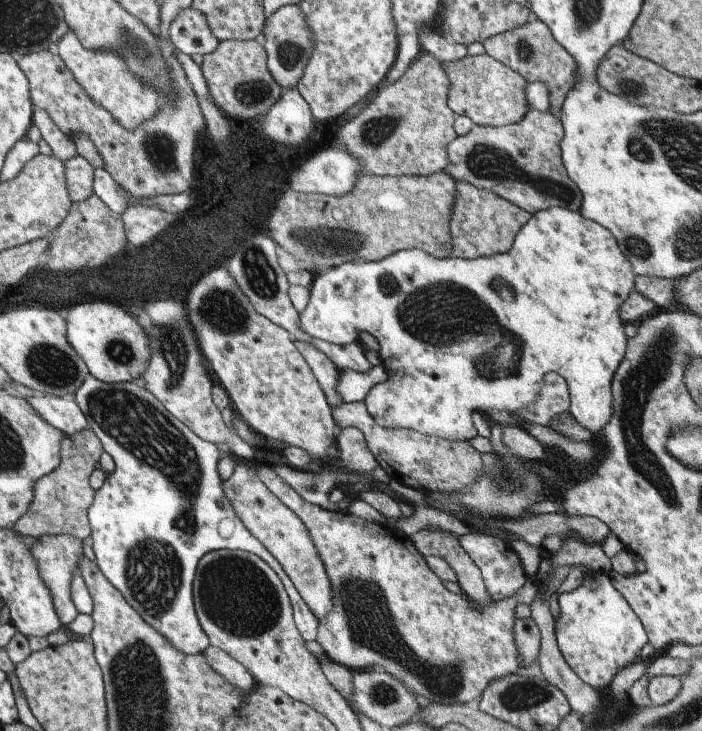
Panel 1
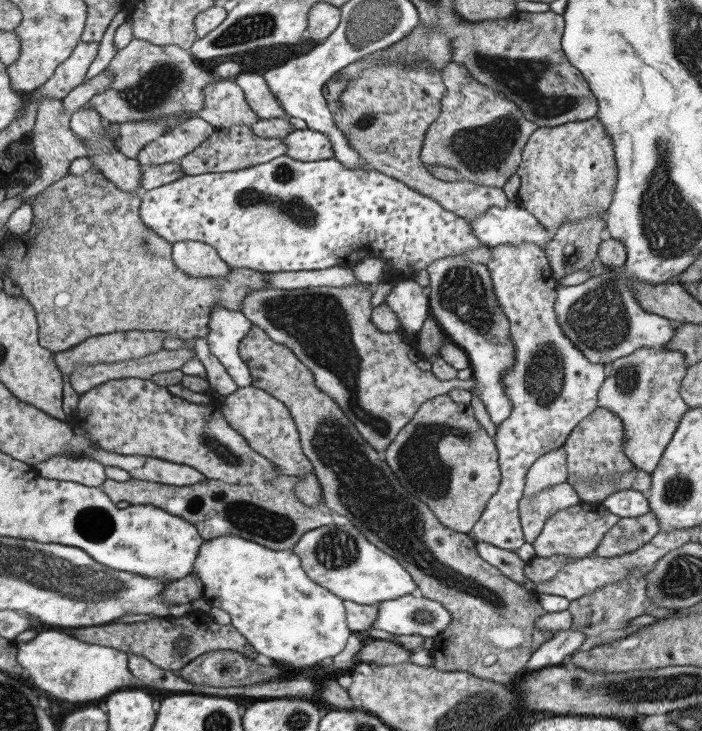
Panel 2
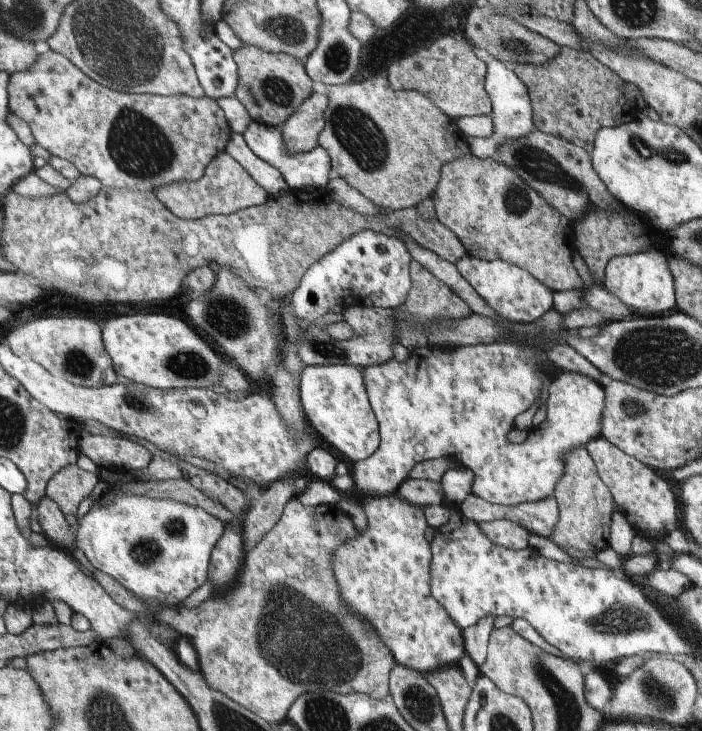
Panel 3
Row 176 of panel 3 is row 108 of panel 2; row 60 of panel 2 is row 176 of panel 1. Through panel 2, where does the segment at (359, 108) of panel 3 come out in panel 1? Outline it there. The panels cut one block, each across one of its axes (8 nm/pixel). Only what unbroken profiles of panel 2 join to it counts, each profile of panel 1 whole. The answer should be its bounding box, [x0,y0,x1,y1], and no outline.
[334,52,456,177]

